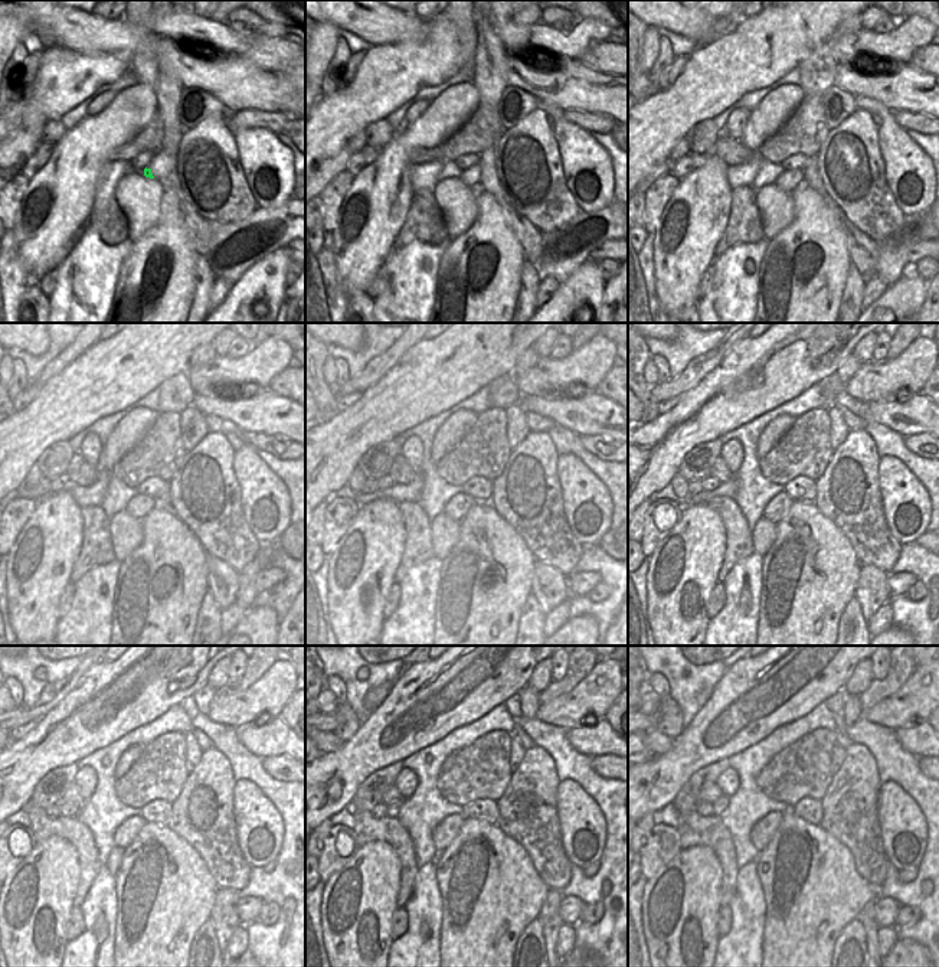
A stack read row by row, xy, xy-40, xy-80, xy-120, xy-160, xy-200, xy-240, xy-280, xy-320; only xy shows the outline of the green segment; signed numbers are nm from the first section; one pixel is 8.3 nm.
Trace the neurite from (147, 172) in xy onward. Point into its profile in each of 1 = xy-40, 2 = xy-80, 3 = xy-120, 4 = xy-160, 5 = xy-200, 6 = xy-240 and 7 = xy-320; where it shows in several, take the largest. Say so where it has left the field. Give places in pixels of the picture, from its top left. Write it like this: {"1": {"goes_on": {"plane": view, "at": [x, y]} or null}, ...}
{"1": {"goes_on": {"plane": "xy-40", "at": [471, 176]}}, "2": {"goes_on": {"plane": "xy-80", "at": [788, 180]}}, "3": {"goes_on": {"plane": "xy-120", "at": [138, 506]}}, "4": {"goes_on": {"plane": "xy-160", "at": [458, 505]}}, "5": {"goes_on": {"plane": "xy-200", "at": [776, 509]}}, "6": {"goes_on": {"plane": "xy-240", "at": [126, 833]}}, "7": {"goes_on": {"plane": "xy-320", "at": [762, 832]}}}

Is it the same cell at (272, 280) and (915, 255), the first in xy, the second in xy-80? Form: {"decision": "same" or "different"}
{"decision": "different"}

